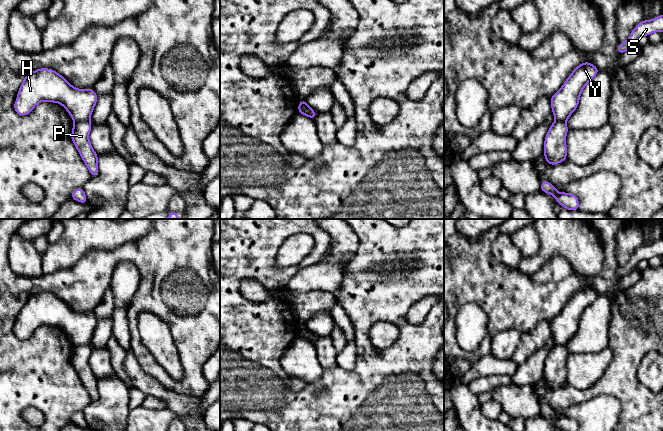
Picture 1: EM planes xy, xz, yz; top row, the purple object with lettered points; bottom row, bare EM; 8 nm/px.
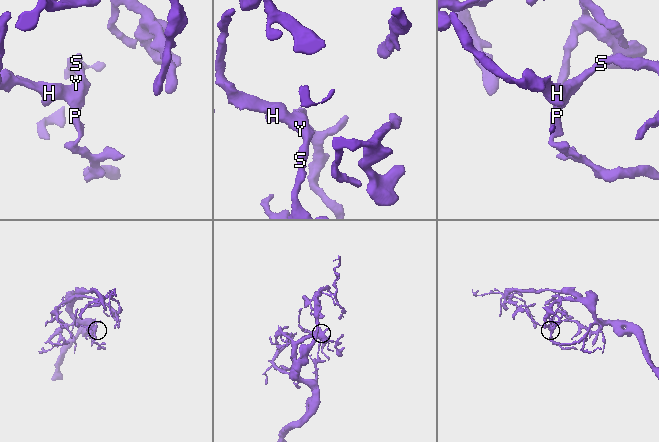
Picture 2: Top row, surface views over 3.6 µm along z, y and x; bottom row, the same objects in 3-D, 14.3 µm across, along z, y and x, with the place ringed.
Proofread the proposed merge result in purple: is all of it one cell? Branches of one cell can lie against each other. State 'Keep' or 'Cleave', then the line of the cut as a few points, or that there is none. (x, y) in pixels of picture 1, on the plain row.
Cleave. Split along xy (89, 344), (74, 346)

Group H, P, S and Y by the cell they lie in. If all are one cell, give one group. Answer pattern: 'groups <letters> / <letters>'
groups H S Y / P

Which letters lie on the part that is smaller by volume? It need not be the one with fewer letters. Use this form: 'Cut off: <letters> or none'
Cut off: P

